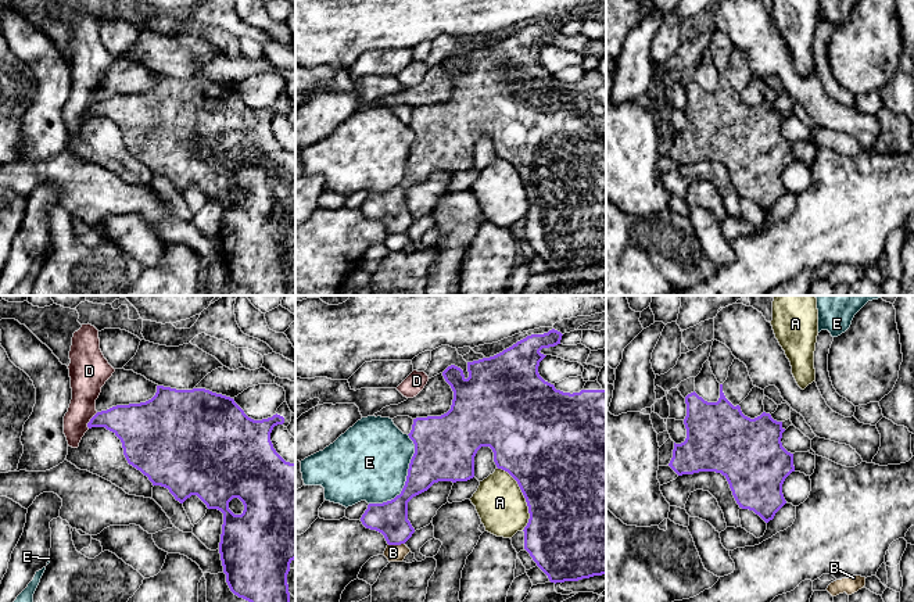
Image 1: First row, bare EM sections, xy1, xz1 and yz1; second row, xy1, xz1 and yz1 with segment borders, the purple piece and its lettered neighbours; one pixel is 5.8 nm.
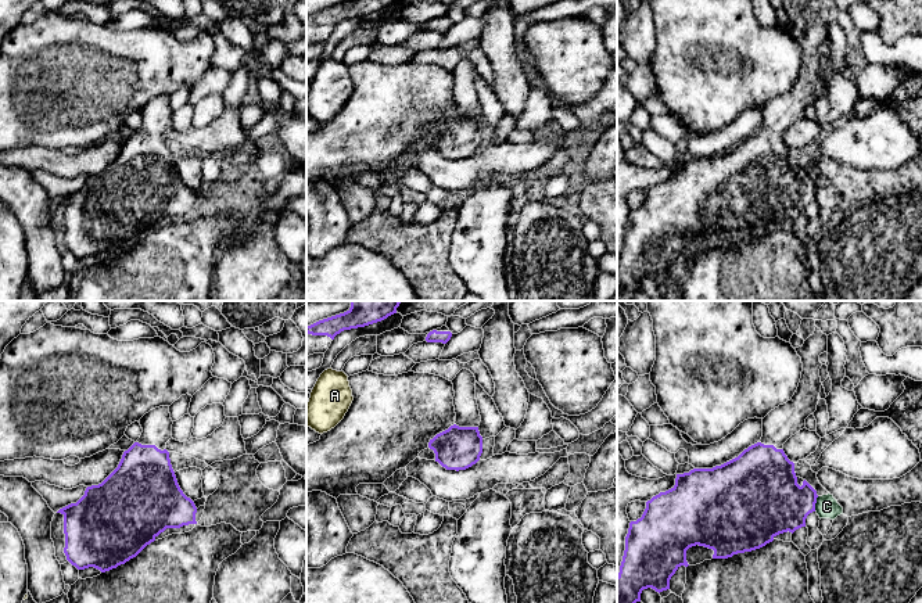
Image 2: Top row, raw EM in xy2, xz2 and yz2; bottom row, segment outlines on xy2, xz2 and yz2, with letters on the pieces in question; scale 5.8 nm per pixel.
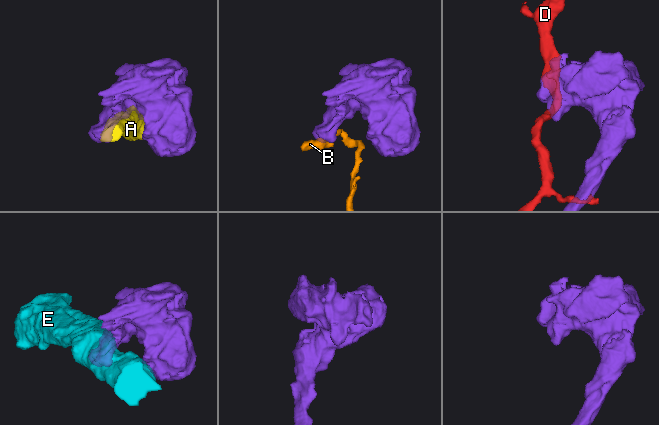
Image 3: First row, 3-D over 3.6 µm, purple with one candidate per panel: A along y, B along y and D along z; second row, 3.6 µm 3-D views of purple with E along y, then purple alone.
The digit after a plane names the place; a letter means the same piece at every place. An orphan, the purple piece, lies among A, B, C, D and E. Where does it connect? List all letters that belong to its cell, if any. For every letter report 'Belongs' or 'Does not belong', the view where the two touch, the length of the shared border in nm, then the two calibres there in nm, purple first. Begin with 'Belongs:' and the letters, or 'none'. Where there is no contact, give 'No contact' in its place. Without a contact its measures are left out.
Belongs: none
A: Does not belong. Touches purple in xz1. Shared border 400 nm. Thickness 500 nm (purple) against 280 nm
B: Does not belong. Touches purple in xz1. Shared border 100 nm. Thickness 200 nm (purple) against 100 nm
C: Does not belong. Touches purple in yz2. Shared border 90 nm. Thickness 360 nm (purple) against 140 nm
D: Does not belong. Touches purple in xy1. Shared border 110 nm. Thickness 240 nm (purple) against 200 nm
E: Does not belong. Touches purple in xz1. Shared border 460 nm. Thickness 320 nm (purple) against 460 nm

